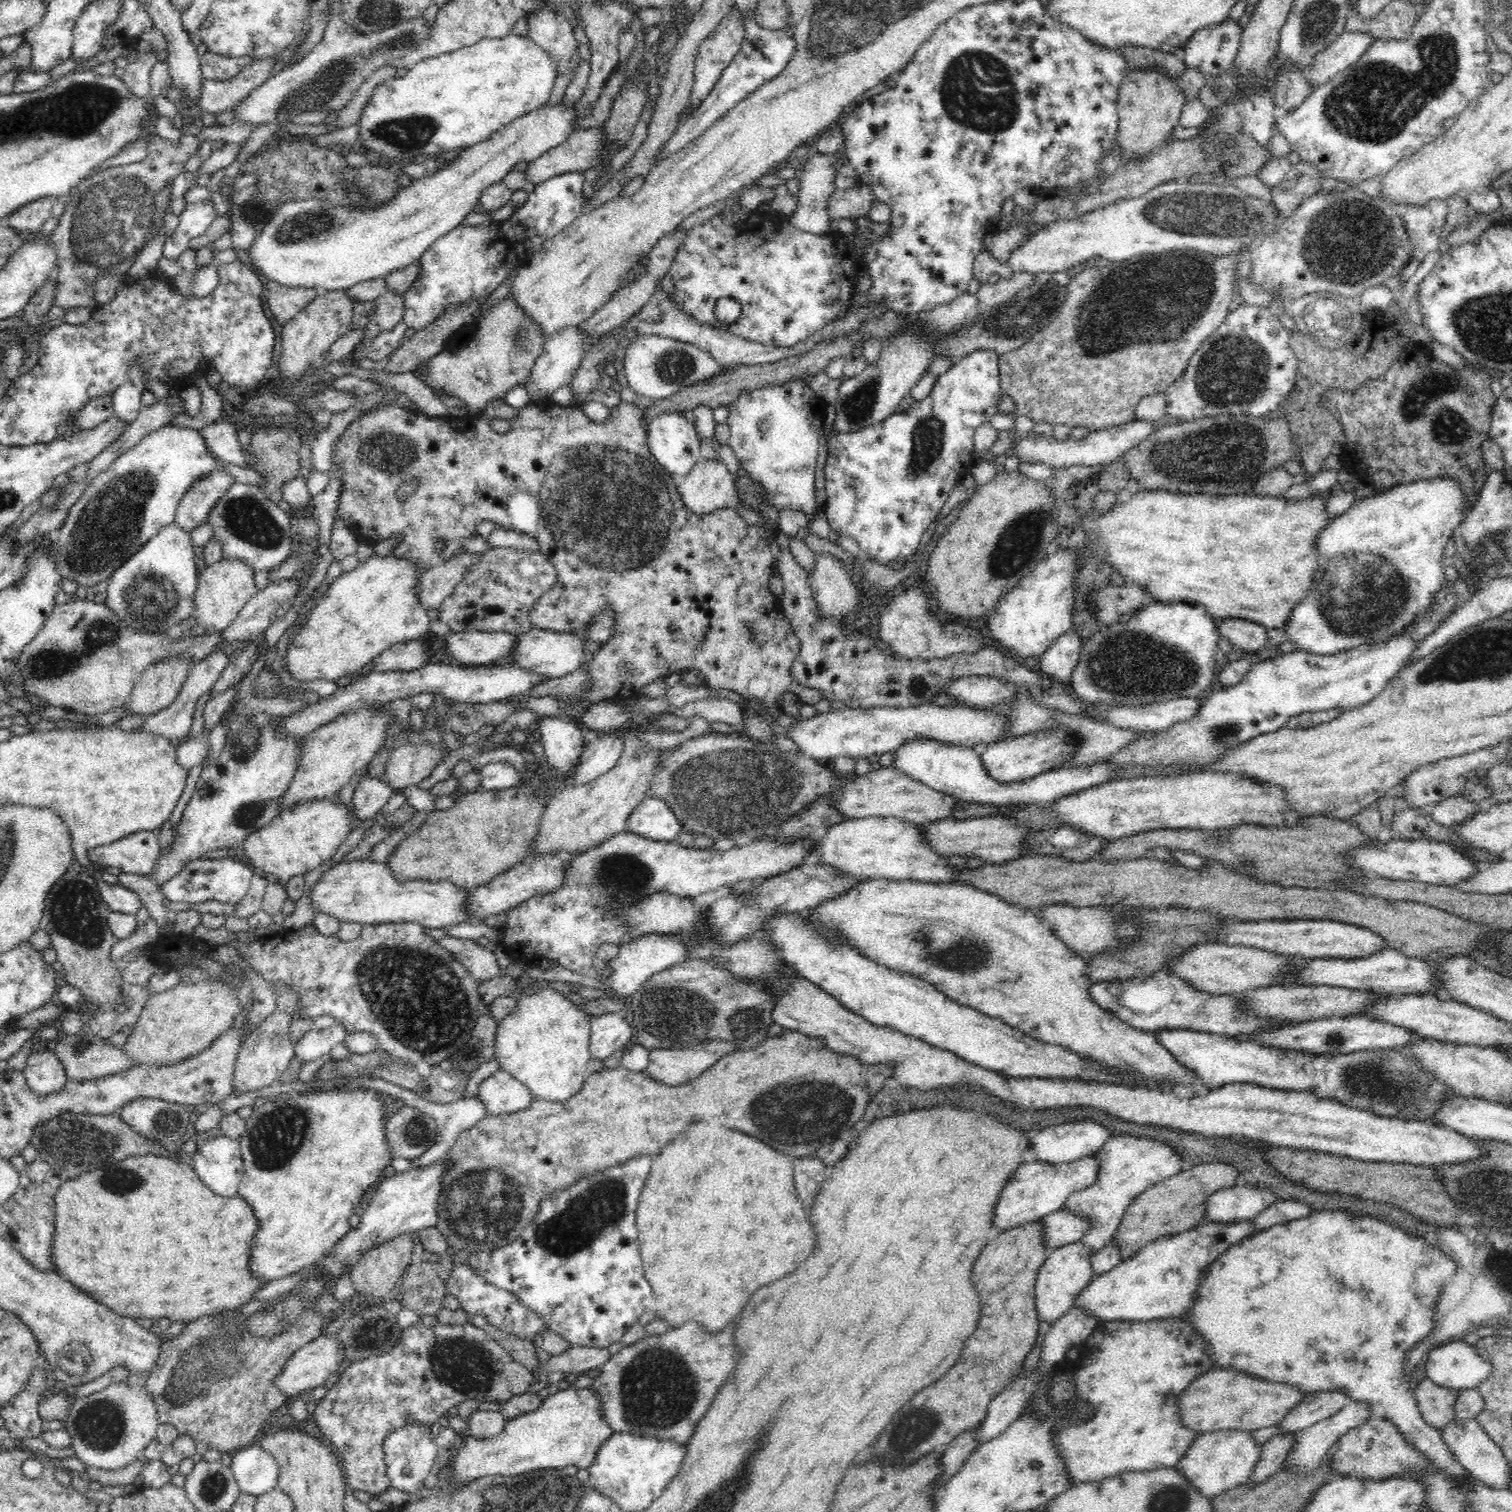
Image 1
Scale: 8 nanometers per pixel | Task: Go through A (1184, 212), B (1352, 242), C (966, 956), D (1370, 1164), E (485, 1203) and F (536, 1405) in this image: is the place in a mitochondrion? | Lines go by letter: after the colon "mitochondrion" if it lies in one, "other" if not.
A: mitochondrion
B: mitochondrion
C: mitochondrion
D: other
E: mitochondrion
F: other

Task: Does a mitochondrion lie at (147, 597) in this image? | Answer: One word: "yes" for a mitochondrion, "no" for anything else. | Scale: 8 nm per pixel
yes

